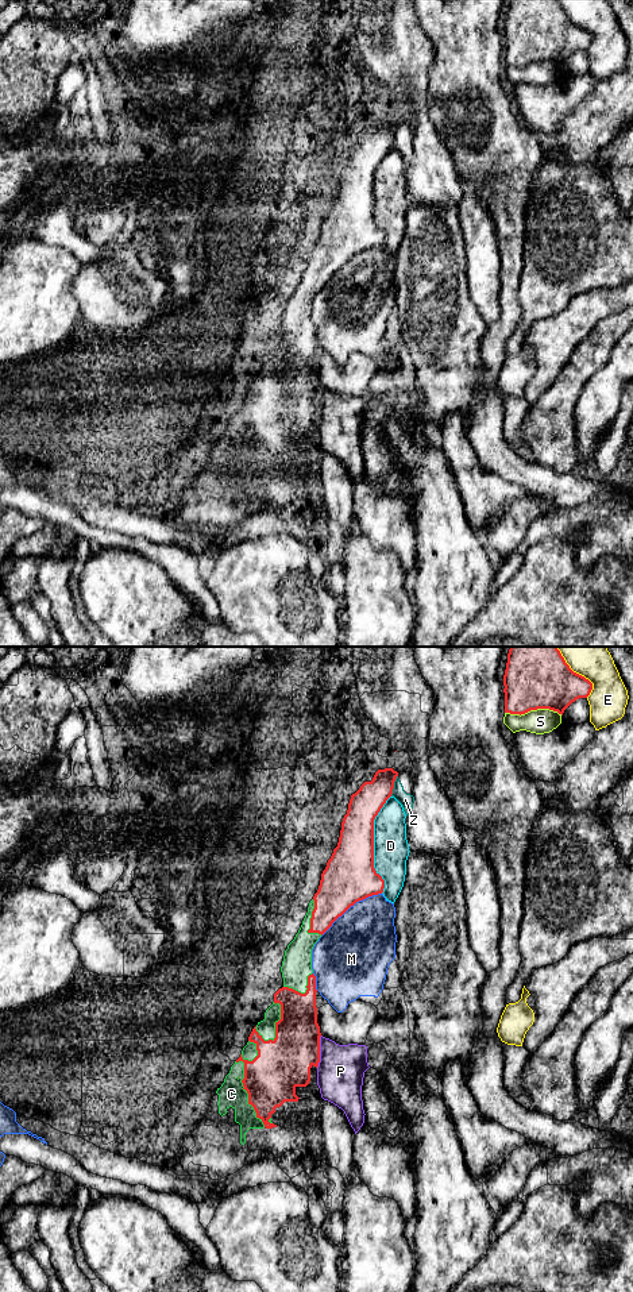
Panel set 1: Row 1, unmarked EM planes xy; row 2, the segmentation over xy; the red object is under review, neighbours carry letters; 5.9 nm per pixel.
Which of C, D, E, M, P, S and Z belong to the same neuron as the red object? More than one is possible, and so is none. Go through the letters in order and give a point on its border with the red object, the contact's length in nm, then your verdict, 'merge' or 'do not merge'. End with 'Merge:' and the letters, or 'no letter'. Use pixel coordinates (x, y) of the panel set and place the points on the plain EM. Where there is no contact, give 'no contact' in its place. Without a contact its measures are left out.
C: contact xy (243, 431); length 550 nm; merge
D: contact xy (373, 196); length 600 nm; do not merge
E: contact xy (578, 26); length 340 nm; do not merge
M: contact xy (350, 258); length 440 nm; do not merge
P: contact xy (319, 404); length 190 nm; do not merge
S: contact xy (533, 61); length 340 nm; do not merge
Z: contact xy (393, 138); length 130 nm; do not merge
Merge: C

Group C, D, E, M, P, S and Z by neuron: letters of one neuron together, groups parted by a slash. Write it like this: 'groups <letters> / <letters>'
groups C / D / E / M / P / S Z

